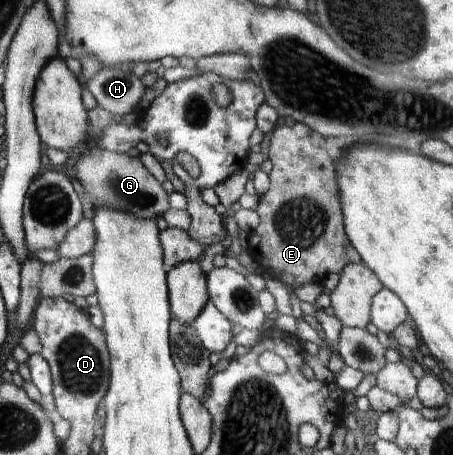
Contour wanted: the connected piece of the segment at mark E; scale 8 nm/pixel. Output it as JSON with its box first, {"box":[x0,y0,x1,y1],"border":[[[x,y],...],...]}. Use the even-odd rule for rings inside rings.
{"box":[248,122,361,290],"border":[[[299,122],[293,127],[277,127],[267,153],[273,168],[268,174],[269,189],[259,198],[256,209],[257,227],[248,236],[252,259],[291,290],[327,273],[339,275],[348,263],[361,263],[361,256],[345,233],[337,167],[327,153],[325,136]]]}

